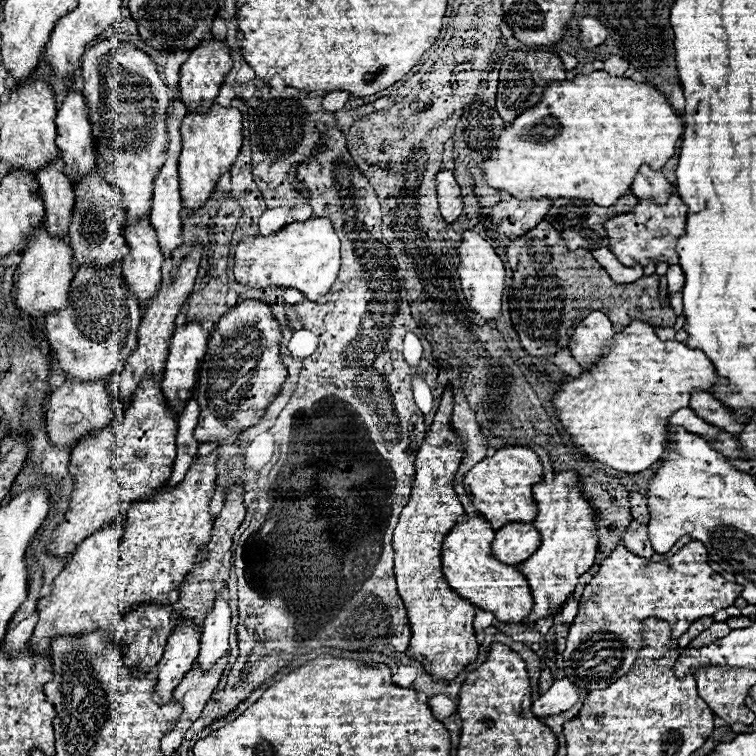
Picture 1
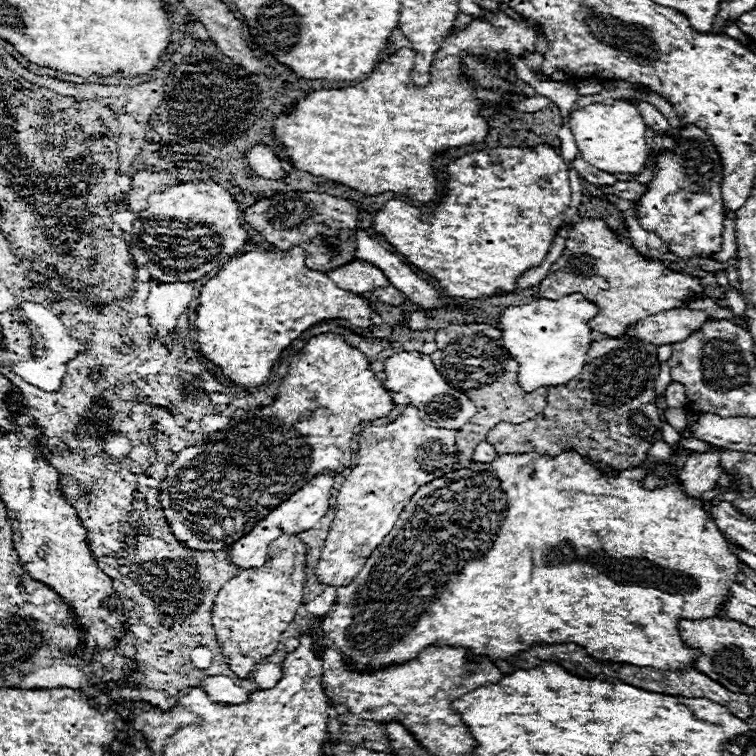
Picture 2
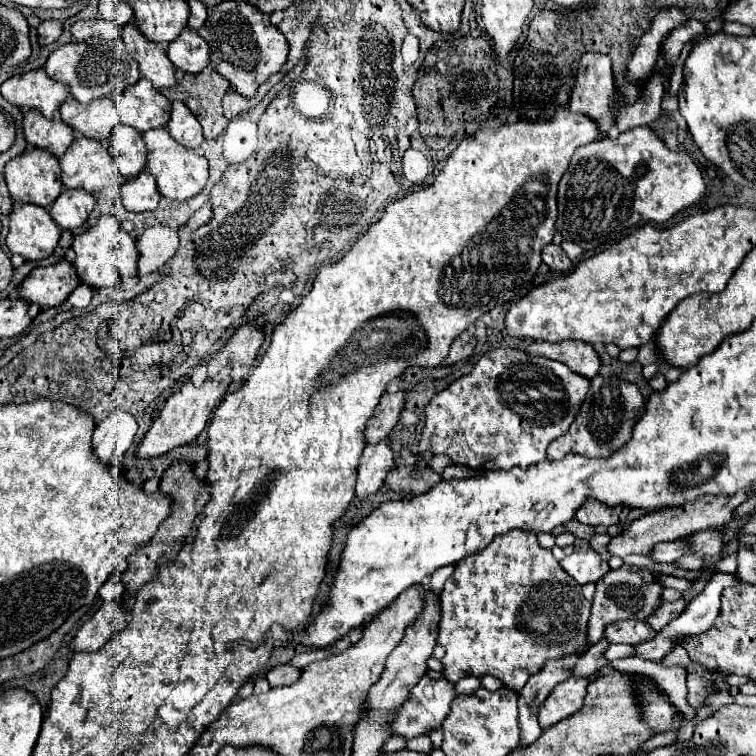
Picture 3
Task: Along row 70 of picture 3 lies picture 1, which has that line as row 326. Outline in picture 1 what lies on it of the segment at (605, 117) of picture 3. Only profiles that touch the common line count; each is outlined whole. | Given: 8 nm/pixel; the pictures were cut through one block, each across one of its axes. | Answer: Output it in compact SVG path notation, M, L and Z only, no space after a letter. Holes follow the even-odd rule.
M602 310L590 312L574 330L568 348L582 368L590 368L602 356L606 342L614 336L612 324Z

